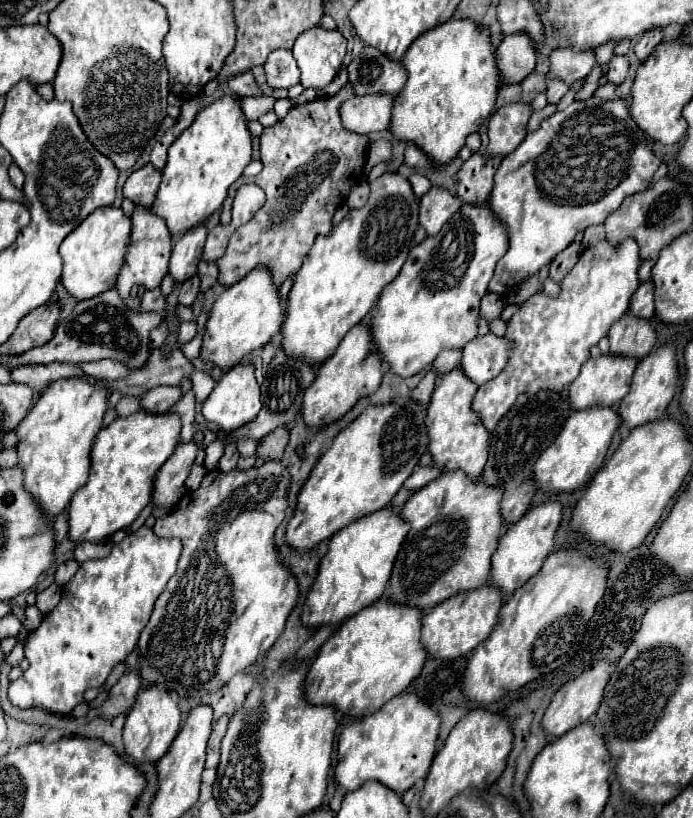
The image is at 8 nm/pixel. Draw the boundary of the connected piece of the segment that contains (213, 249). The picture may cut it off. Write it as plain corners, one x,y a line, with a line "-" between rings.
218,224
210,234
208,234
208,240
206,240
206,246
204,246
204,260
208,262
216,262
220,258
220,254
226,250
226,244
228,244
228,238
230,238
230,232
234,230
234,226
230,224
230,228
222,228
222,224

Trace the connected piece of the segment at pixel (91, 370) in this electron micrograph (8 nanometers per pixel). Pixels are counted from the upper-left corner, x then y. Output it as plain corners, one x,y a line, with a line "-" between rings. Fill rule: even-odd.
102,360
102,362
82,362
80,366
86,374
92,376
102,376
102,378
112,378
116,380
118,376
126,376
130,372
130,368
126,368
124,364
112,362
112,360

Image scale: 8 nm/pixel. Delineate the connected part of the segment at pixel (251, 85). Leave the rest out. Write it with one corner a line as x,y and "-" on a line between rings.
250,70
240,72
240,74
236,74
236,76
230,76
230,78
228,78
228,86
230,86
234,92
238,92
240,96
262,96
262,92
260,92
258,84
254,82
254,76
252,76

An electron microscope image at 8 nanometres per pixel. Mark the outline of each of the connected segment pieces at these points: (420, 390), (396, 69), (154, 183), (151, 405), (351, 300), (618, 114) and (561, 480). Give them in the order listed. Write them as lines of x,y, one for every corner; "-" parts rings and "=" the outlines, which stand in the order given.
430,370
430,372
420,380
420,384
410,392
410,398
416,400
418,404
426,406
426,404
430,402
430,396
432,396
434,388
436,388
436,378
438,378
438,374
=
366,46
360,56
356,56
350,64
348,64
348,82
354,86
356,96
366,96
366,94
392,94
396,96
406,82
406,70
402,68
400,62
390,62
390,58
386,54
382,54
376,48
=
146,164
144,168
130,174
130,178
124,184
124,198
136,202
136,206
150,208
160,184
162,172
156,170
152,164
=
156,386
140,396
140,406
150,414
166,414
170,404
178,402
180,396
180,386
=
384,174
380,182
374,180
370,188
372,194
366,206
350,210
350,214
338,226
334,226
330,236
320,236
314,242
288,294
286,318
282,322
282,350
288,356
298,356
300,360
310,362
310,366
320,366
336,352
344,334
368,314
368,310
376,304
382,288
390,284
394,276
398,276
410,248
414,246
412,236
418,228
418,200
412,194
410,184
398,174
=
588,98
554,112
536,132
528,132
510,156
504,156
494,174
494,188
488,204
496,218
506,224
508,252
498,260
488,292
504,296
526,278
538,274
538,270
550,264
578,232
592,224
602,224
626,196
644,192
658,166
660,160
654,156
646,134
632,120
626,100
604,102
600,98
=
588,408
574,412
566,420
562,432
558,434
558,440
554,440
554,444
550,444
546,452
542,452
538,464
534,464
536,490
562,494
586,486
592,480
592,476
602,468
610,440
614,432
620,428
620,424
622,422
618,420
614,408

